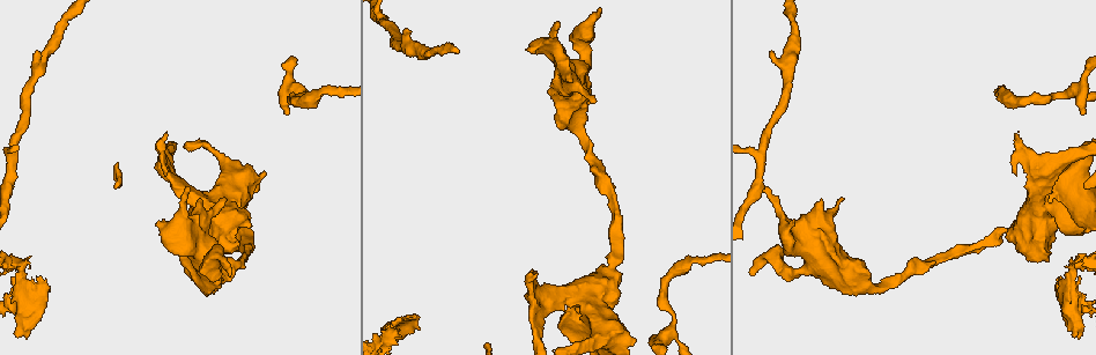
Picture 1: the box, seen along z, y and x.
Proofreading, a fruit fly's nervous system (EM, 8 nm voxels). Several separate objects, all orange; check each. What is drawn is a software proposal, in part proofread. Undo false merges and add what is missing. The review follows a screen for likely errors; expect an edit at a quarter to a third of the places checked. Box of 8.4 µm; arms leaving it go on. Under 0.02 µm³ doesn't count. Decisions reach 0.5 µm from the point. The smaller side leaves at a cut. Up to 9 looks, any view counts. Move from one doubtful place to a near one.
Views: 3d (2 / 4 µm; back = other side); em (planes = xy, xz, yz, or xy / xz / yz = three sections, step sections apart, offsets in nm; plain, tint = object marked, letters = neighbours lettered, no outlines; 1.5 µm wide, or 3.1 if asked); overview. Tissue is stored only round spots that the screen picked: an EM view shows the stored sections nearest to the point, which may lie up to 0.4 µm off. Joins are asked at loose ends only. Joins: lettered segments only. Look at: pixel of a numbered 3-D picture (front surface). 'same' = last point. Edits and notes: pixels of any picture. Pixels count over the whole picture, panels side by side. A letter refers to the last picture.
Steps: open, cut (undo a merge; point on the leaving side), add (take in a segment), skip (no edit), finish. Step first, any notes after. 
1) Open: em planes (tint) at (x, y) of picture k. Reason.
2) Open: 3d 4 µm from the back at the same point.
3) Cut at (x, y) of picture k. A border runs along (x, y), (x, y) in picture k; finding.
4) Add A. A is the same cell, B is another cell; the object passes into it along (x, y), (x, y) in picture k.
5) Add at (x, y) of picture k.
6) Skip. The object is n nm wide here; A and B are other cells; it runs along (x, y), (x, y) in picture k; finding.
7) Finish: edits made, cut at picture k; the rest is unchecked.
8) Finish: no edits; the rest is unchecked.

Open: em xz step 8 (tint) at (750, 275) of picture 1. Branch stops here.

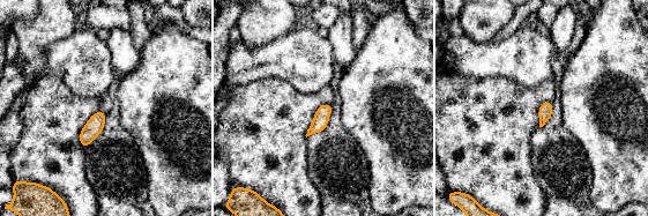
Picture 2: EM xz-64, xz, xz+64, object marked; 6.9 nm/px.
Open: em planes (letters) at the same point.

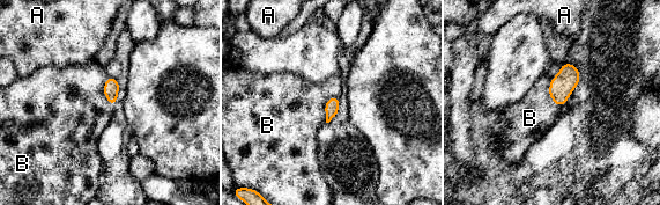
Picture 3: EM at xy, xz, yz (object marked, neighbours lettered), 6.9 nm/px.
Skip. A and B are other cells; a border runs along (551, 78), (548, 95), (563, 105) in picture 3; none of them fits.

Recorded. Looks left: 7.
Open: 3d 4 µm at (593, 103) of picture 1. An open end.

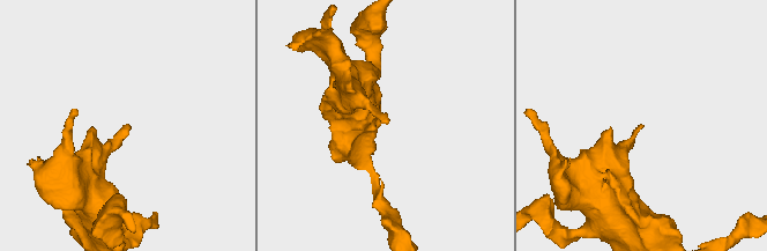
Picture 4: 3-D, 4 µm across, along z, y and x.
Open: em xy step 4 (letters) at (383, 123) of picture 4.

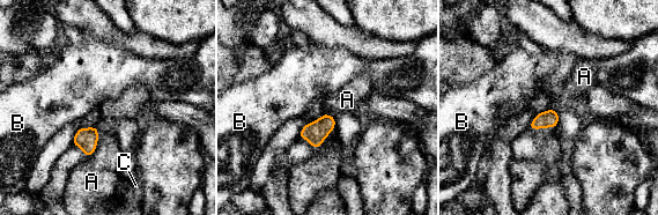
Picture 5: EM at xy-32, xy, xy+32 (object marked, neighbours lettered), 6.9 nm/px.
Skip. The longest contact is with A, 240 nm; A, B and C are other cells; a border runs along (97, 126), (96, 149), (84, 158) in picture 5; none of them fits.

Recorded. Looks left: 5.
Open: 3d 4 µm at (695, 260) of picture 1. Thick turns thin.

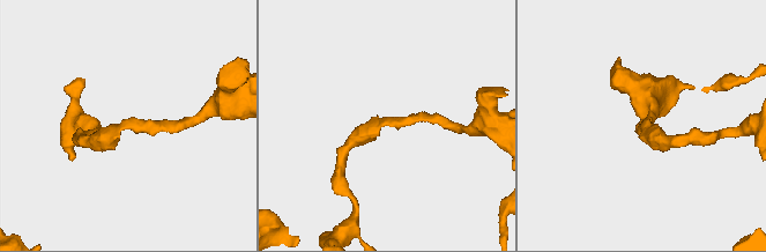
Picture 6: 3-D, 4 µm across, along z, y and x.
Open: em yz step 8 (tint) at (384, 121) of picture 6.

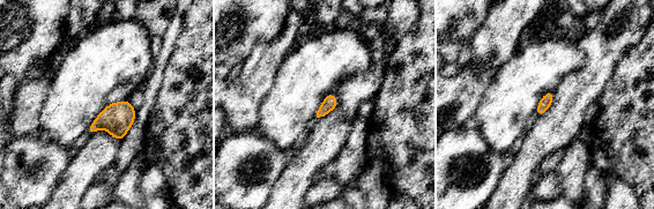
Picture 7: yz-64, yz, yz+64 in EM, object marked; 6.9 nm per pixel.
Open: em planes (letters) at the same point. Another direction.

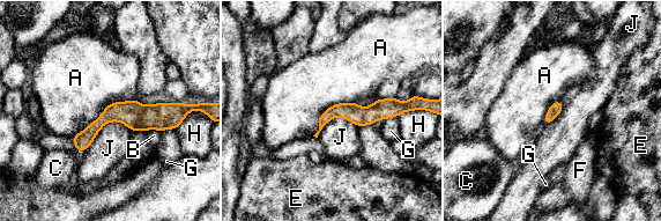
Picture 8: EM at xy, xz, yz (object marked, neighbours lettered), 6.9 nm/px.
Skip. A, B, C, E, F, G, H and J are other cells; a border runs along (136, 98), (111, 102), (71, 137) in picture 8; continuous, no second cell.

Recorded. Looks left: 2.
Open: 3d 4 µm at (408, 29) of picture 1. An open end.

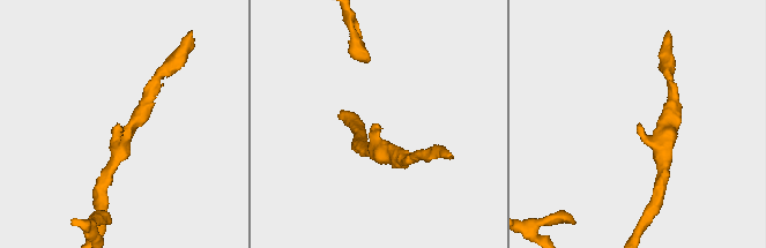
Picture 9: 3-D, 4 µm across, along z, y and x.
Open: em planes (letters) at (117, 125) of picture 9. The arms are 200, 240 nm wide.

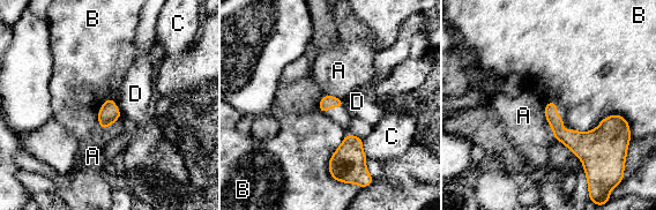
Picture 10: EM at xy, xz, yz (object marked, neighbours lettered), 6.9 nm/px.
Skip. A, B, C and D are other cells; a border runs along (630, 124), (610, 114), (573, 129) in picture 10; none of them fits.

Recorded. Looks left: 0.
Finish: no edits; the rest is unchecked.

